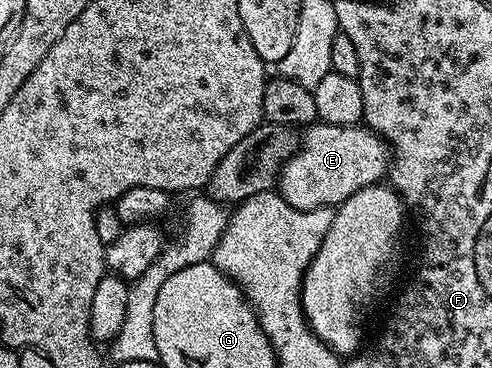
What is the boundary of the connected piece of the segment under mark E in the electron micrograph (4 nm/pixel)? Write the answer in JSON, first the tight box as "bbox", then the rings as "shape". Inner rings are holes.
{"bbox":[279,122,390,210],"shape":[[[320,122],[312,123],[300,133],[296,154],[281,168],[279,195],[293,208],[299,210],[333,208],[351,198],[351,194],[372,184],[382,183],[386,179],[390,163],[389,145],[377,133],[369,131],[368,127],[352,124],[340,128]]]}

